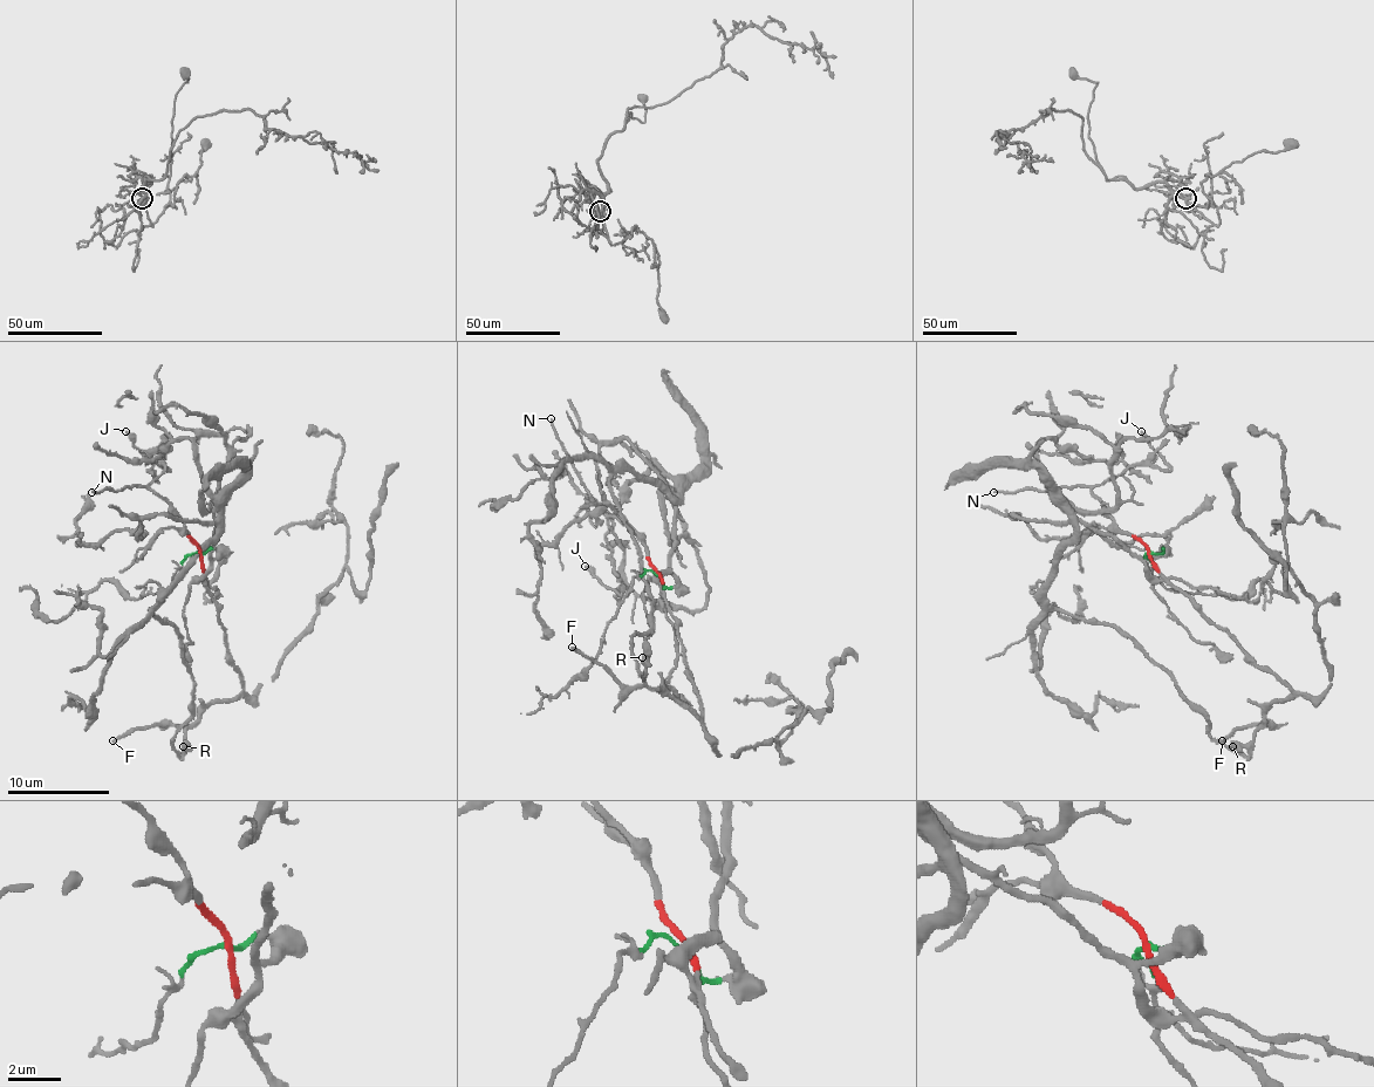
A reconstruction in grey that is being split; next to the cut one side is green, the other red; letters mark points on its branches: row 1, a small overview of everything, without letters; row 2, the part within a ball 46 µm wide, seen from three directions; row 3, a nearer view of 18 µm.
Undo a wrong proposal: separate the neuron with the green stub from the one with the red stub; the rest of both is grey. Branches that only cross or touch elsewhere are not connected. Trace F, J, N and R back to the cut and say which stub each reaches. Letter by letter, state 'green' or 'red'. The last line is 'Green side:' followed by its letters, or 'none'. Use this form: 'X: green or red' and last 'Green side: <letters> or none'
F: red
J: red
N: red
R: red
Green side: none

